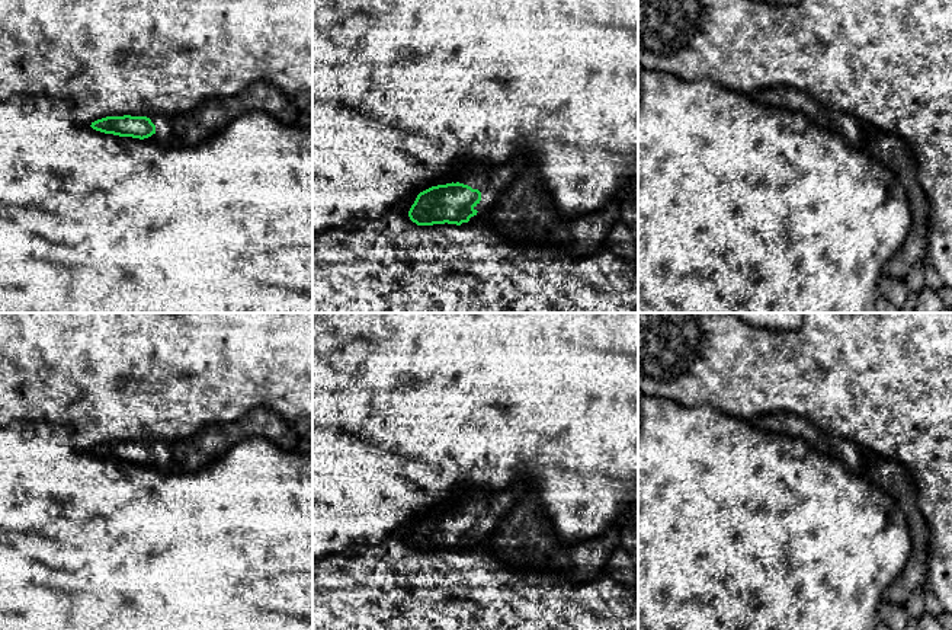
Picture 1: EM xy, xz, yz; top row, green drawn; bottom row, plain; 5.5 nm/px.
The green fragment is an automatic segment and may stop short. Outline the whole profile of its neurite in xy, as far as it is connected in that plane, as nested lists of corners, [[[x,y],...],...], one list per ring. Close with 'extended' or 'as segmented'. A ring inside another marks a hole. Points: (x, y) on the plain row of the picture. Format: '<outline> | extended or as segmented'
[[[124,441],[97,445],[92,448],[90,452],[105,460],[140,466],[148,464],[157,458],[166,470],[176,471],[179,470],[176,460],[177,450],[176,445],[161,441],[153,441],[151,444]]] | extended

